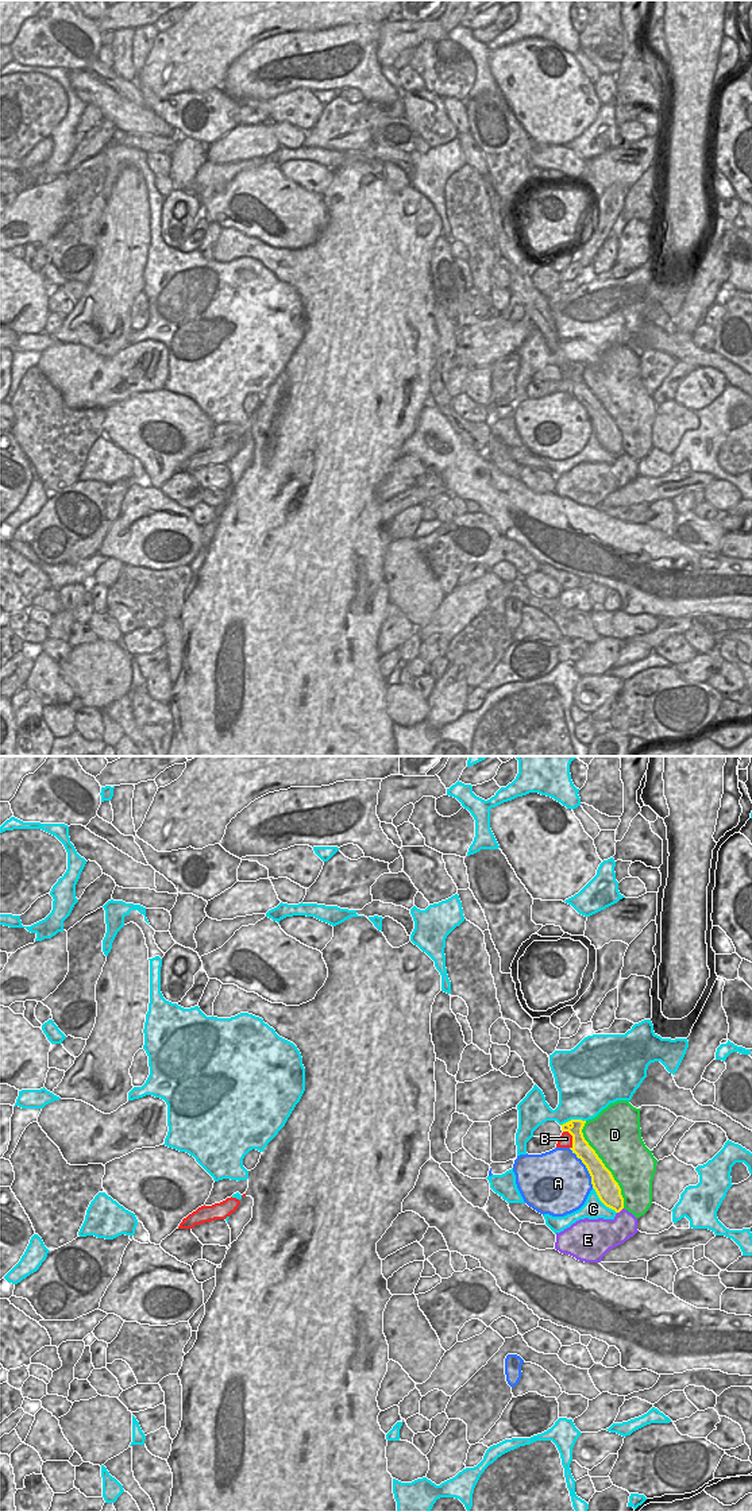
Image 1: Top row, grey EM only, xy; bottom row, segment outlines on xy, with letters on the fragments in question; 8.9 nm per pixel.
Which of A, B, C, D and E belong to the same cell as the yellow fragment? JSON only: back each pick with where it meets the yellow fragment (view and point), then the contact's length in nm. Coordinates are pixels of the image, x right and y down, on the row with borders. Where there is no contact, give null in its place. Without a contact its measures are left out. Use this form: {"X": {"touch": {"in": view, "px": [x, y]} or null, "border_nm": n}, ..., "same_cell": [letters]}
{"same_cell": []}

